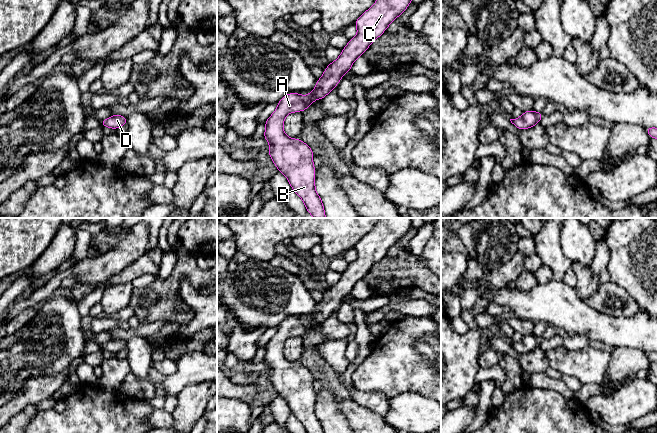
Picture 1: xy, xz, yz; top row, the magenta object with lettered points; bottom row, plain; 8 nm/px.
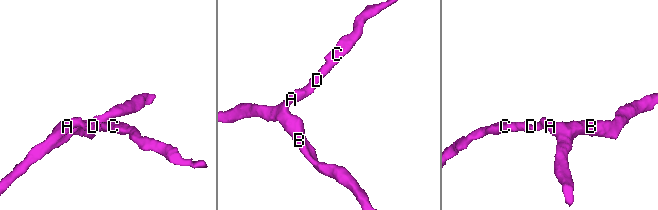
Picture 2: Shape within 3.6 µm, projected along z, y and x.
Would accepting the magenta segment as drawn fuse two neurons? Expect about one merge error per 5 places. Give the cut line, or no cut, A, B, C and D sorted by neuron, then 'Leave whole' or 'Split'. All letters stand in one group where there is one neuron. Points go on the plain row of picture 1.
No split. Groups: A B C D. Leave whole

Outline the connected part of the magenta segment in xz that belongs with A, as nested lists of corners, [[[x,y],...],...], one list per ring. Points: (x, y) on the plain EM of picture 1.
[[[380,218],[376,226],[355,245],[357,259],[349,264],[334,286],[327,288],[315,313],[306,321],[299,317],[286,318],[265,345],[263,362],[270,368],[269,380],[278,395],[287,401],[306,433],[324,433],[315,412],[313,374],[300,362],[292,363],[285,358],[283,347],[286,340],[293,336],[303,336],[315,324],[328,319],[342,300],[351,295],[354,285],[407,233],[413,220],[414,218]]]

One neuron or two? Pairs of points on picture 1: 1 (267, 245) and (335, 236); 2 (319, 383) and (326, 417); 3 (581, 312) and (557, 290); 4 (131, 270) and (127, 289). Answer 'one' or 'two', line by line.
1: one
2: one
3: one
4: two

